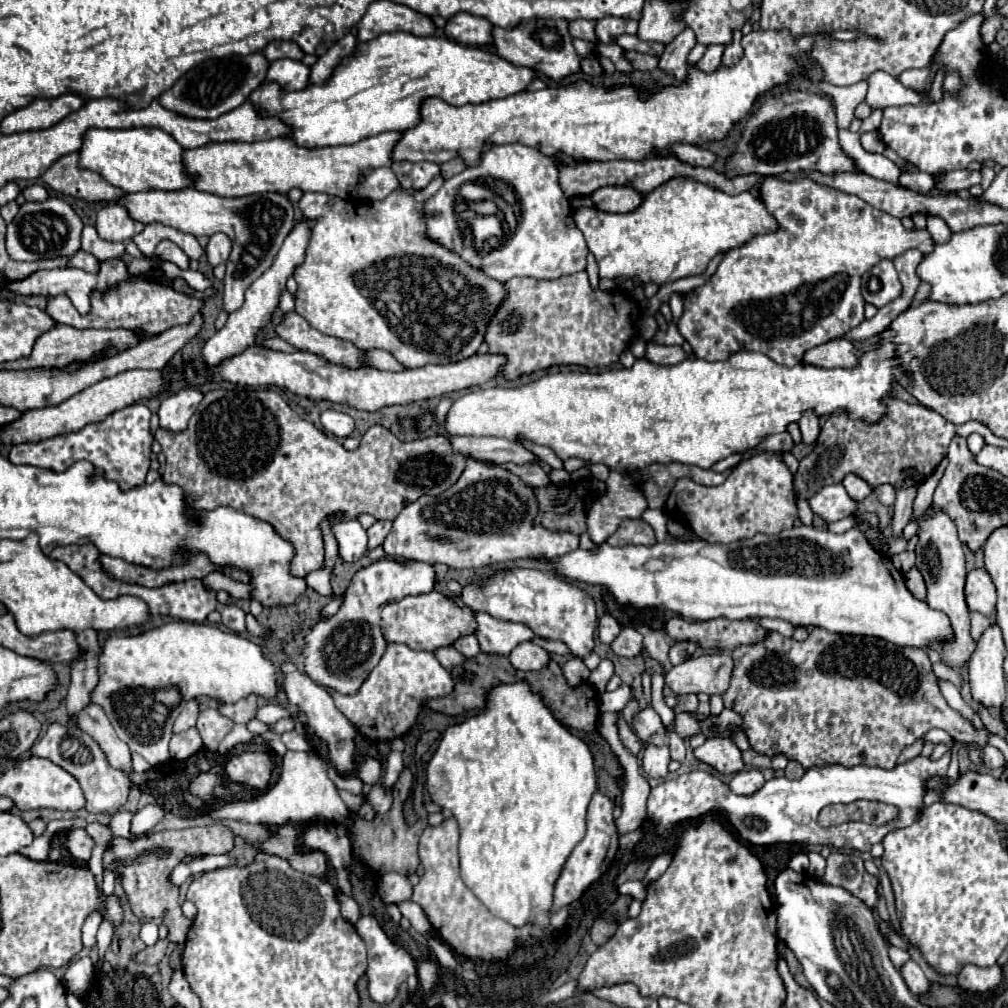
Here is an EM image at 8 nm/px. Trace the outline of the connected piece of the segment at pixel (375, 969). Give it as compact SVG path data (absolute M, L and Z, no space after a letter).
M363 915L357 923L355 923L357 933L361 935L361 939L367 945L367 957L369 957L369 969L367 969L367 979L369 979L369 997L379 1003L379 1005L387 1005L395 999L401 983L407 981L409 975L413 975L417 971L417 963L415 959L401 947L395 945L385 931L379 927L377 919L373 915Z

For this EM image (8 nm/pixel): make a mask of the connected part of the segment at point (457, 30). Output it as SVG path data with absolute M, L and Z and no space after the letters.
M457 13L455 17L447 19L445 35L463 45L491 45L491 29L493 25L487 19L475 17L471 13Z

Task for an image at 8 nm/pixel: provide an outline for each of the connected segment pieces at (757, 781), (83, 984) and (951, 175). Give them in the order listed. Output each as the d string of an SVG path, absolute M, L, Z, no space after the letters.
M747 769L747 771L739 771L733 781L729 783L731 791L733 793L739 793L739 795L751 795L755 793L757 789L761 789L765 783L765 777L759 769Z
M81 957L73 961L65 973L63 985L73 995L85 995L93 981L93 961L89 957Z
M949 171L945 175L945 179L941 183L937 183L937 187L945 189L945 191L955 191L955 189L969 189L973 185L981 183L981 171Z

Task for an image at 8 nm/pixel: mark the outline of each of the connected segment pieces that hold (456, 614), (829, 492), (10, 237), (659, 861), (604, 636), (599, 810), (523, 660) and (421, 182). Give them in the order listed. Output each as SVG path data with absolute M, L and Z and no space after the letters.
M437 591L385 603L381 607L379 625L387 641L405 643L411 649L425 649L425 651L435 651L437 647L451 645L461 635L475 633L473 617L469 615L469 611L465 611L463 607L457 607L451 599L447 599L443 593L437 593Z
M833 483L829 487L823 487L811 501L809 501L813 513L821 515L827 523L839 521L845 517L851 517L857 511L857 501L849 497L845 487L841 483Z
M49 197L41 203L25 203L19 207L15 219L7 225L7 251L15 261L39 261L61 255L73 255L81 243L83 223L79 215L59 197Z
M659 855L659 857L655 857L655 861L651 863L651 867L649 867L647 875L643 877L643 885L647 887L647 885L649 885L649 883L653 883L655 879L659 879L659 877L667 871L669 863L671 863L671 855Z
M603 615L599 619L599 639L607 645L611 645L615 641L615 637L621 633L621 629L623 629L623 625L611 615Z
M599 789L595 791L589 809L587 809L587 833L585 837L575 845L575 849L571 851L571 855L567 857L557 881L555 881L555 891L553 891L553 907L551 913L557 913L559 909L563 909L565 905L569 905L571 901L579 899L583 895L583 891L597 881L613 863L615 853L617 853L617 827L615 827L615 819L613 819L613 801L603 795Z
M531 641L519 643L511 651L511 663L515 669L521 669L521 671L537 671L545 667L547 661L549 661L549 653Z
M401 161L401 163L393 163L391 169L395 171L395 175L403 187L413 187L413 189L427 187L439 175L439 167L429 161L423 161L423 163Z

